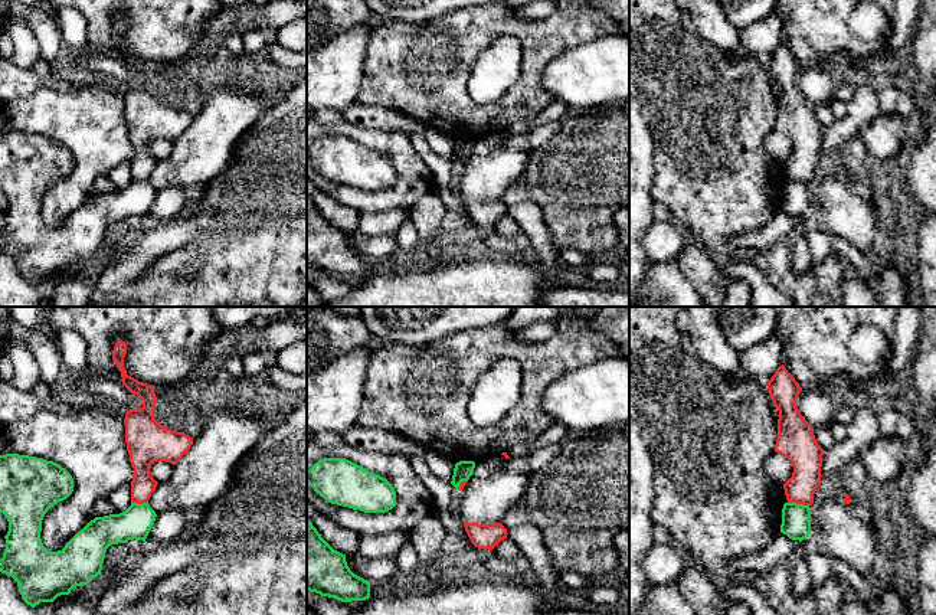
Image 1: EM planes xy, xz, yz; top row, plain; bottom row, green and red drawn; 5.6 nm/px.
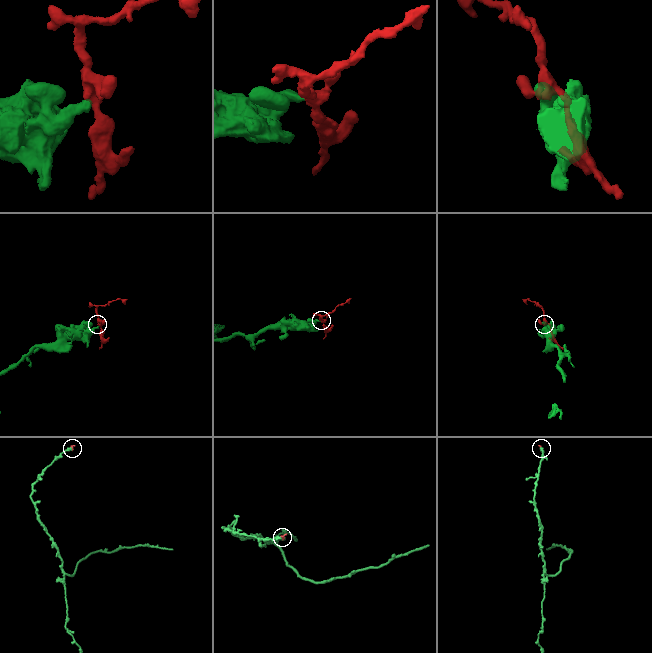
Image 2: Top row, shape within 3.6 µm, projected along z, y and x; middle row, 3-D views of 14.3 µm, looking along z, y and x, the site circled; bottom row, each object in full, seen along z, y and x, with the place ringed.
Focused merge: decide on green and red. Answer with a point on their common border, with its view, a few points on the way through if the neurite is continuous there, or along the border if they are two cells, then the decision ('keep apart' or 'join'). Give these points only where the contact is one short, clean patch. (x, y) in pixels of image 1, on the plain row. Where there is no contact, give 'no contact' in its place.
meets green in yz at (798, 182); border along yz (788, 179), (808, 183); keep apart

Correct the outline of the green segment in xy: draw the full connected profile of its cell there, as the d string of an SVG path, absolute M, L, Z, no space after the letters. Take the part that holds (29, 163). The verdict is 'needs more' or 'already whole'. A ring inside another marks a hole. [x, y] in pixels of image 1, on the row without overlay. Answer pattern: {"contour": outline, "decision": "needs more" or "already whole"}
{"contour": "M0 133L0 190L9 199L0 249L17 259L23 278L32 285L69 272L76 264L88 262L101 252L105 229L111 222L132 216L145 219L157 194L148 180L131 180L120 192L95 194L62 228L49 229L40 216L42 197L50 184L66 177L72 169L73 156L59 141L29 133Z", "decision": "already whole"}

